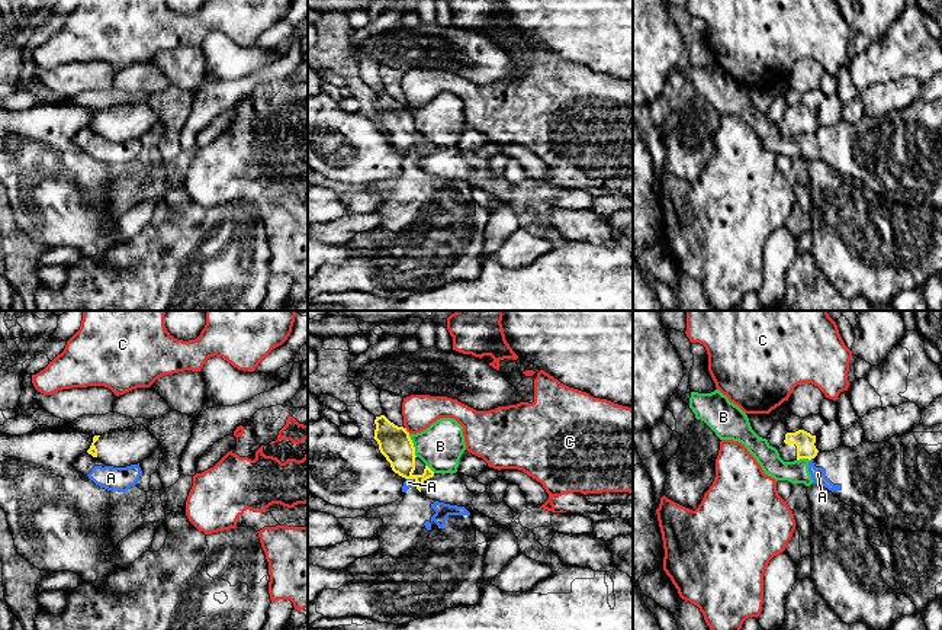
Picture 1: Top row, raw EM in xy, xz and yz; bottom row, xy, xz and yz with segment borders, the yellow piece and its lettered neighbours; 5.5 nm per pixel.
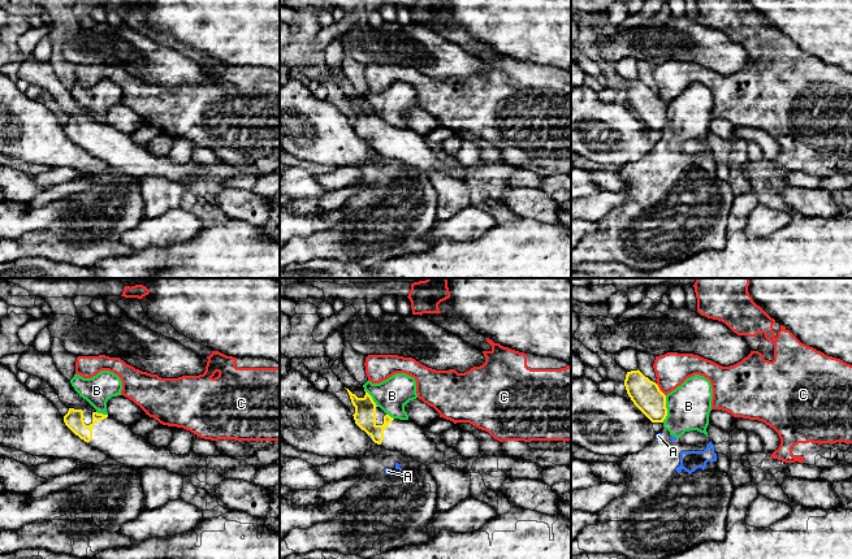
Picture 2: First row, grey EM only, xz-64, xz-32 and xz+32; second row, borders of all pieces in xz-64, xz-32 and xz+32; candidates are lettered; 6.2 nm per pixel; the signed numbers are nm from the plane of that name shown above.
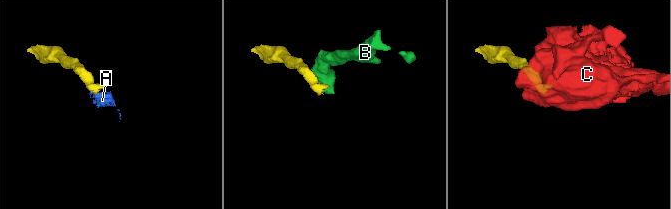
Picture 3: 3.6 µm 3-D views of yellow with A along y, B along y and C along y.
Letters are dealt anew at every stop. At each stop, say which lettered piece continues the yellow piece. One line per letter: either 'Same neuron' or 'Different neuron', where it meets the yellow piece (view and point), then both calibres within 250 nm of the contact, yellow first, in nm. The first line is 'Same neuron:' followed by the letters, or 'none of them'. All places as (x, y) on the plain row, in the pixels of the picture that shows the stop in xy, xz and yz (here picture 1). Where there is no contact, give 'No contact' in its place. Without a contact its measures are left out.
Same neuron: none of them
A: Different neuron. Touches yellow at xz (410, 153). Thickness 180 nm (yellow) against 50 nm
B: Different neuron. Touches yellow at xz (412, 121). Thickness 180 nm (yellow) against 240 nm
C: Different neuron. Touches yellow at xz (405, 105). Thickness 180 nm (yellow) against 190 nm

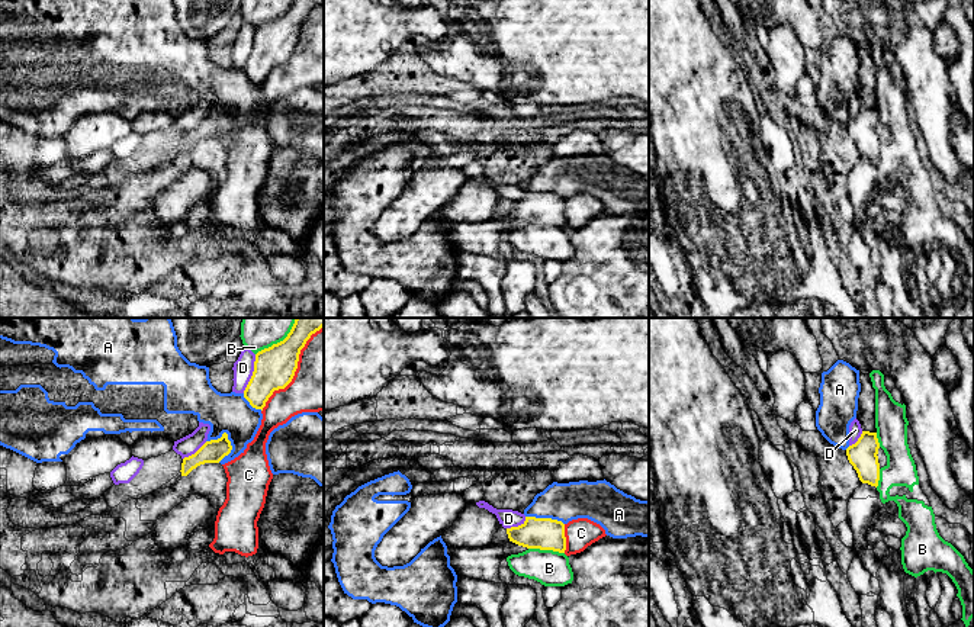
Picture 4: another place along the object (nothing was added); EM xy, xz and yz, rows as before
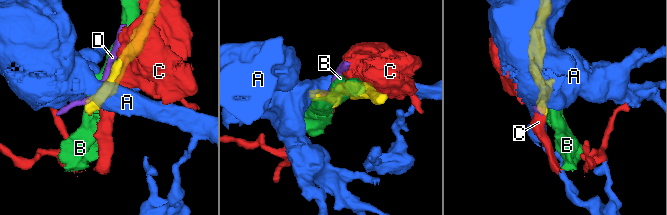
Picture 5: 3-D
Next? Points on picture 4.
Same neuron: none of them
A: Different neuron. Touches yellow at xy (231, 122). Thickness 130 nm (yellow) against 220 nm
B: Different neuron. Touches yellow at xy (277, 18). Thickness 220 nm (yellow) against 140 nm
C: Different neuron. Touches yellow at xy (295, 45). Thickness 220 nm (yellow) against 320 nm
D: Different neuron. Touches yellow at xy (253, 48). Thickness 220 nm (yellow) against 110 nm

